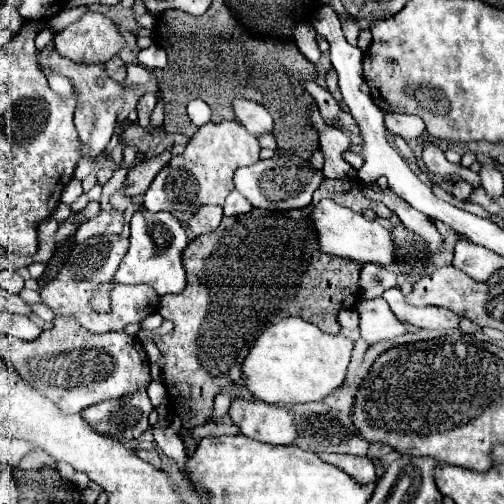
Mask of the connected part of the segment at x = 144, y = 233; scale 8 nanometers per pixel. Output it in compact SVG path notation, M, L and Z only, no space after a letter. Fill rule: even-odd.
M140 206L130 222L130 248L114 276L116 282L122 284L148 284L152 286L158 296L164 294L178 294L186 286L186 272L182 268L182 250L188 246L186 230L170 212L148 212Z

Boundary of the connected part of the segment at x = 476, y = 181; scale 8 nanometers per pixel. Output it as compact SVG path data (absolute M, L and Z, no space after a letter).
M426 144L422 148L422 162L426 166L428 172L432 174L440 174L440 176L460 176L462 180L470 182L472 186L480 186L480 178L478 174L474 174L472 170L466 170L458 164L450 164L444 156L444 152L436 146L436 144Z

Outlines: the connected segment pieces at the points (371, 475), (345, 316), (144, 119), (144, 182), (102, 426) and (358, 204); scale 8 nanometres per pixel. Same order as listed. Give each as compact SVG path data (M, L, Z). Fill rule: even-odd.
M320 454L320 458L328 464L334 464L338 468L342 468L346 474L350 474L356 482L362 484L372 484L378 480L376 476L376 468L368 458L360 458L360 456L348 456L348 454Z
M340 310L338 314L338 324L342 326L342 330L352 332L358 328L358 312L356 310Z
M144 94L140 100L138 100L138 126L140 128L144 128L144 130L148 130L152 124L150 124L150 114L152 114L152 110L154 110L154 106L156 106L156 96L154 94Z
M166 150L160 156L154 158L146 158L144 162L140 162L138 166L134 166L132 170L128 170L126 176L126 196L138 196L144 194L150 186L150 182L154 180L154 176L160 172L160 168L164 168L164 164L168 164L172 158L172 152Z
M136 392L132 396L126 396L122 400L108 400L102 404L94 404L88 406L80 412L80 416L92 424L92 428L96 428L96 432L104 434L104 436L112 436L114 440L130 440L130 438L138 438L150 424L148 424L148 414L154 410L154 406L150 404L150 398L146 392Z
M324 178L324 184L320 184L320 190L316 190L314 204L320 202L322 198L332 198L340 206L348 206L350 210L356 210L356 212L370 208L370 210L376 212L376 216L382 216L382 218L390 218L390 214L392 214L382 202L368 200L362 194L360 180L330 180L330 178Z

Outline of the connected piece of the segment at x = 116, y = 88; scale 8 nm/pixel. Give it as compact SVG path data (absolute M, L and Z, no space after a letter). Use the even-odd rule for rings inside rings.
M56 48L38 50L38 68L40 70L52 70L56 74L62 74L62 76L70 78L70 82L74 86L74 96L76 96L74 124L76 124L76 130L78 130L82 156L86 158L86 156L102 154L106 144L112 138L112 132L114 132L114 126L116 126L116 118L124 110L124 86L110 79L107 73L104 72L102 64L92 64L92 66L76 64L76 62L56 54Z

